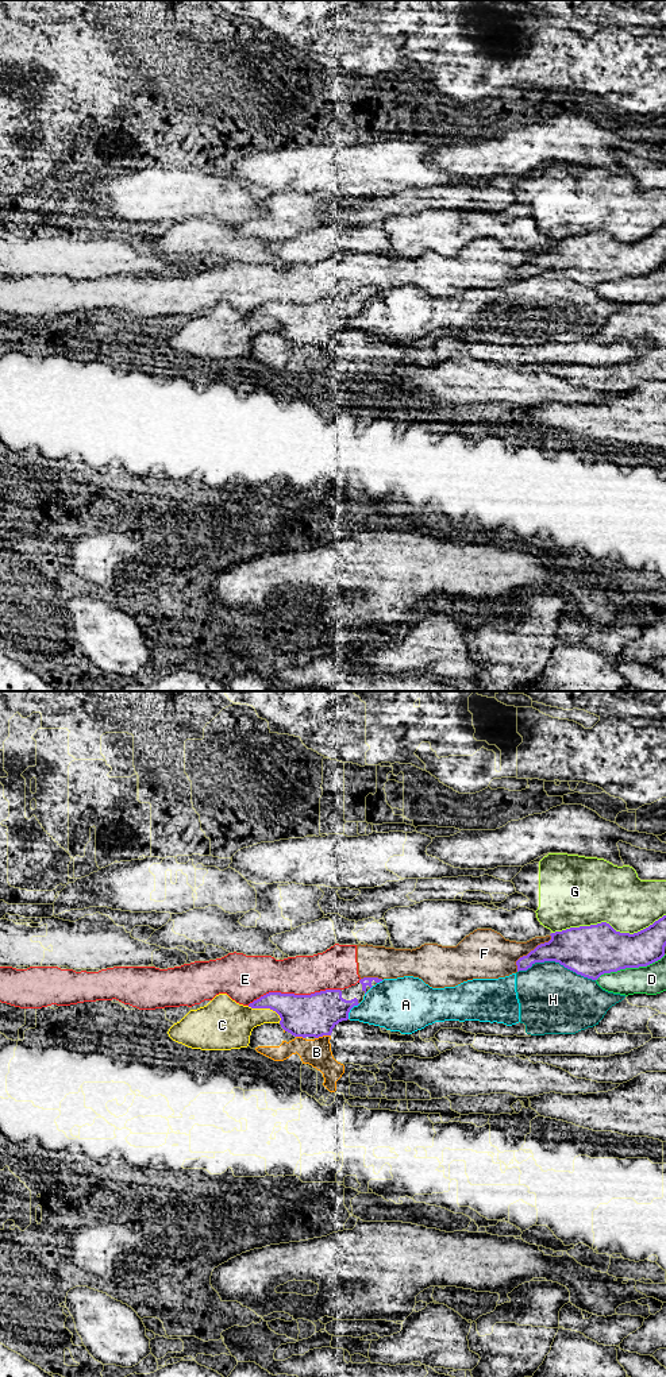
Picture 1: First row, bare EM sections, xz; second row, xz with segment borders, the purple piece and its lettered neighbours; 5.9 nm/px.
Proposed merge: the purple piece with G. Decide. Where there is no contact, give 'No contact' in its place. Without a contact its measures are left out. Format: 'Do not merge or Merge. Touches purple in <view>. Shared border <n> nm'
Do not merge. Touches purple in xz. Shared border 700 nm

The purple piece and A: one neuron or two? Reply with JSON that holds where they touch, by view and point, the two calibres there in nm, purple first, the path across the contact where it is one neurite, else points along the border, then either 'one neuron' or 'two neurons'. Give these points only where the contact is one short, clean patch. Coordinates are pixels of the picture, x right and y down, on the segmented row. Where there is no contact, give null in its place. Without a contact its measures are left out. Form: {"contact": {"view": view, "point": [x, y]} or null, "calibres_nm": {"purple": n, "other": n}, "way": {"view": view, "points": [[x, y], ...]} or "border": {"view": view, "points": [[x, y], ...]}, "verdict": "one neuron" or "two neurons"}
{"contact": {"view": "xz", "point": [350, 1009]}, "calibres_nm": {"purple": 260, "other": 300}, "verdict": "two neurons"}

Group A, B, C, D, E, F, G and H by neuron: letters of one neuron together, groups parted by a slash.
A H / B / C / D / E F / G

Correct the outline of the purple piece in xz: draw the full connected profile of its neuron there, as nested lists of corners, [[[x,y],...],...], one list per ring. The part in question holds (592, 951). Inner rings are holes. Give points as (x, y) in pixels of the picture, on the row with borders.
[[[666,915],[634,934],[616,932],[601,922],[550,936],[548,942],[516,961],[517,972],[535,963],[555,961],[577,975],[597,980],[604,973],[647,967],[661,960],[666,946]]]

